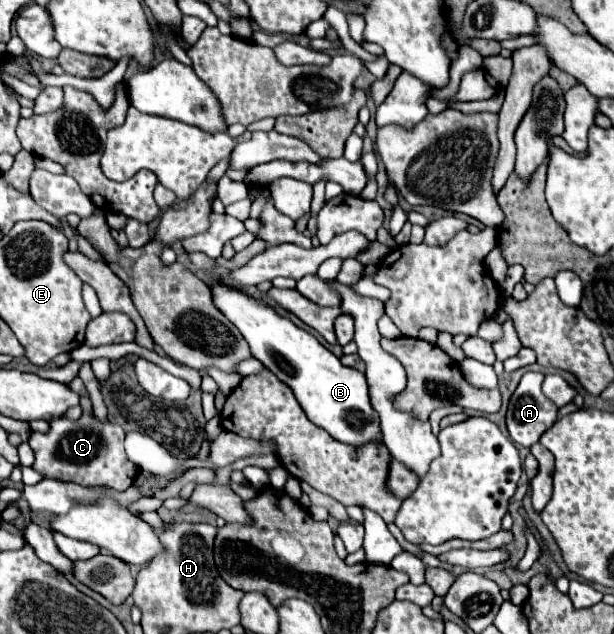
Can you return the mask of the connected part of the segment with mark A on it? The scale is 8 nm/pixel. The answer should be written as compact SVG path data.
M525 373L507 409L507 429L515 443L531 447L557 421L557 407L541 391L545 375Z

